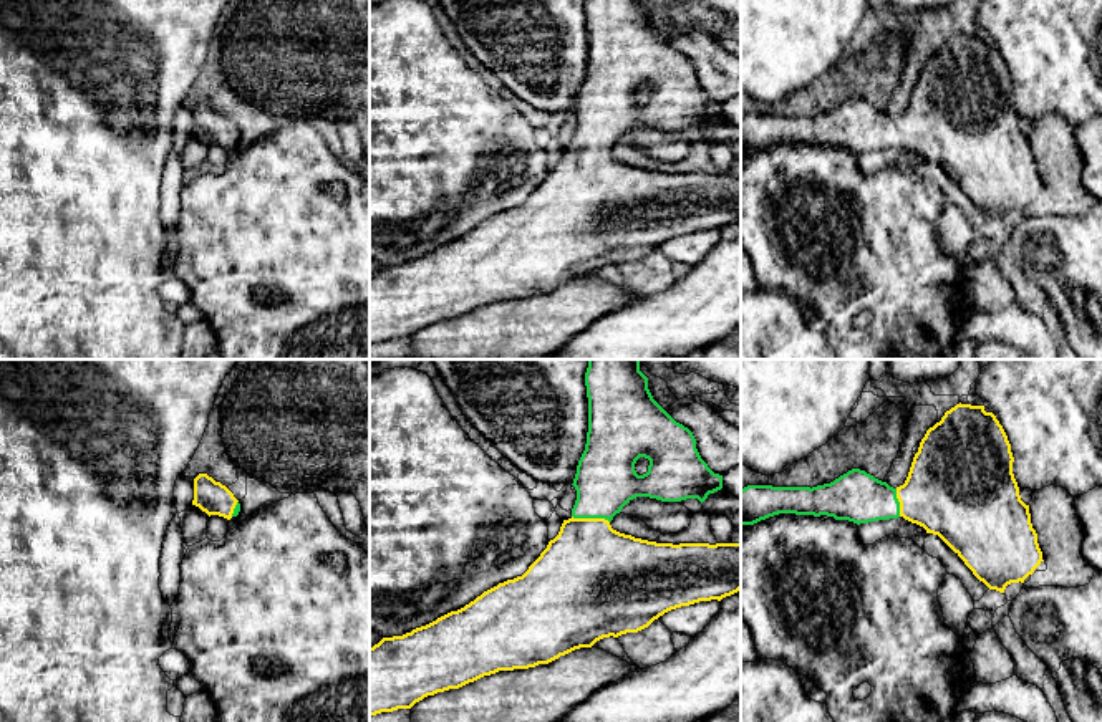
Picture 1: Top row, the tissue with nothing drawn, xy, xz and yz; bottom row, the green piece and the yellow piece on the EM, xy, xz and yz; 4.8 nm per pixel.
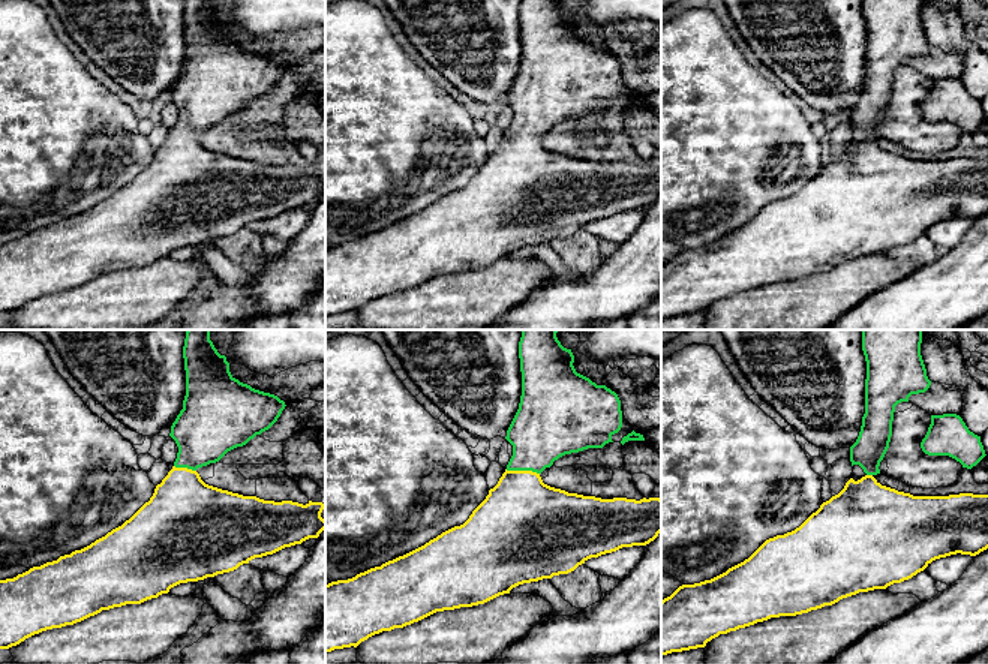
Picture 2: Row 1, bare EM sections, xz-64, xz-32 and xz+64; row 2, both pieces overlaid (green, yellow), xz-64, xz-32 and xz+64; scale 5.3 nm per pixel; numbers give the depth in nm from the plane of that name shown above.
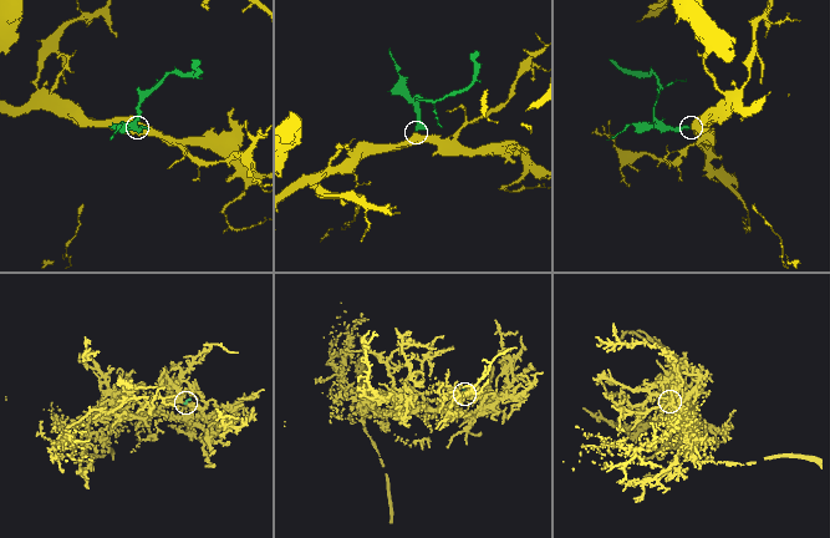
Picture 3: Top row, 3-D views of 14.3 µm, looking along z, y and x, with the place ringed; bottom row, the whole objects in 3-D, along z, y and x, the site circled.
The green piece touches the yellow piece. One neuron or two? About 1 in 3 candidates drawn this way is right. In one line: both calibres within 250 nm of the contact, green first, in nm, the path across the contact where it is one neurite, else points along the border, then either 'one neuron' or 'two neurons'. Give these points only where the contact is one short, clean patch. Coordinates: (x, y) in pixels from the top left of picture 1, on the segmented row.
calibres 300 and 460 nm; way xz (605, 481), (590, 517), (589, 568); one neuron

